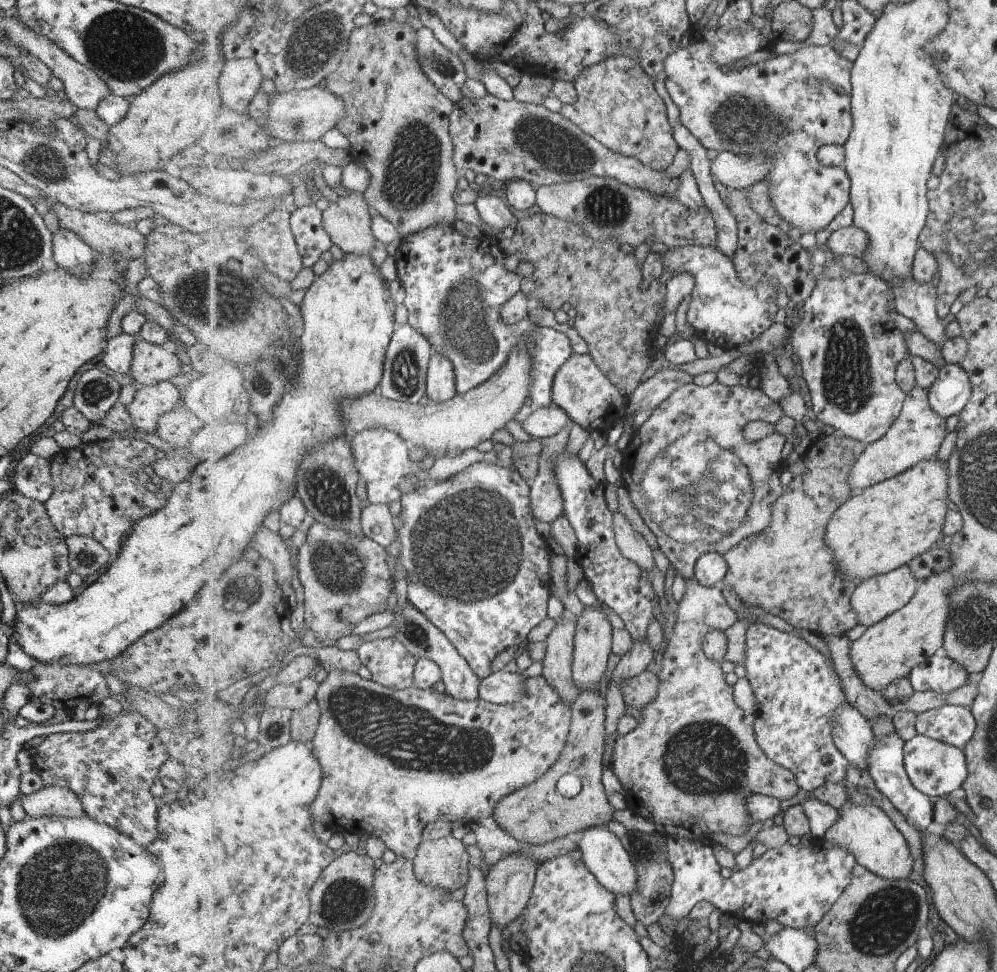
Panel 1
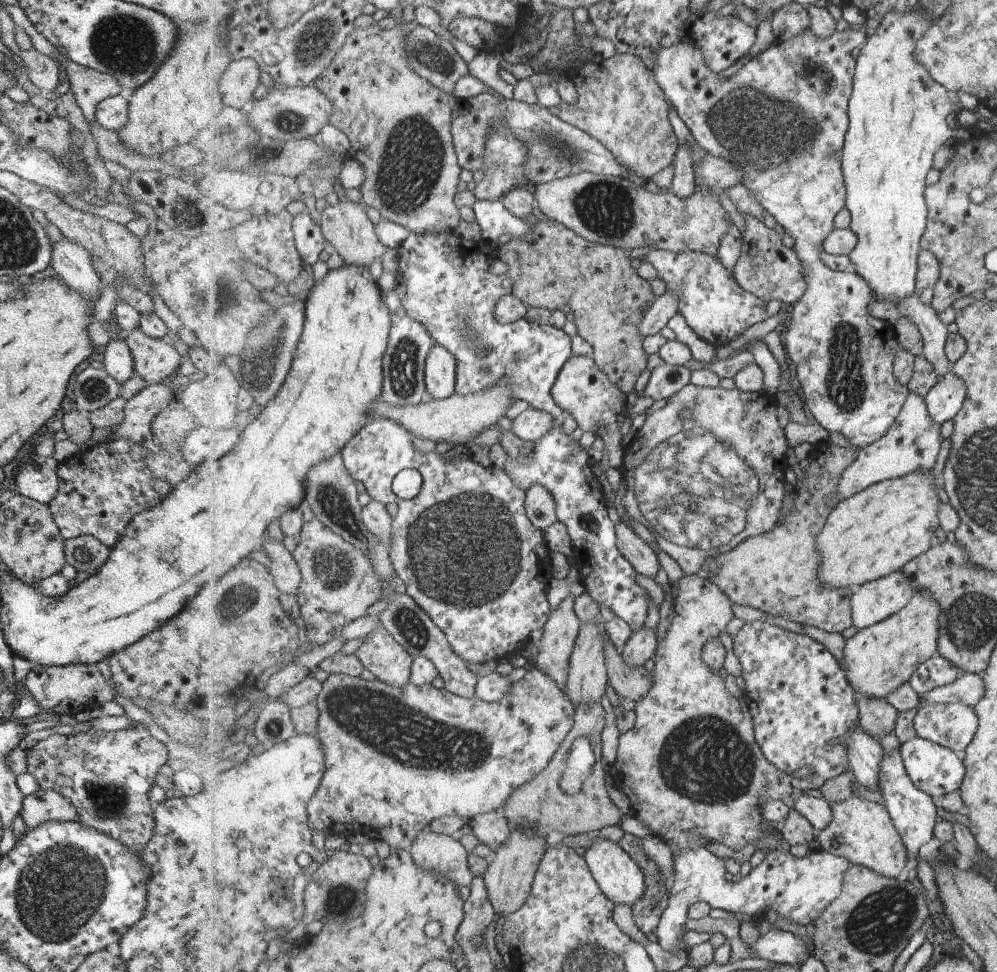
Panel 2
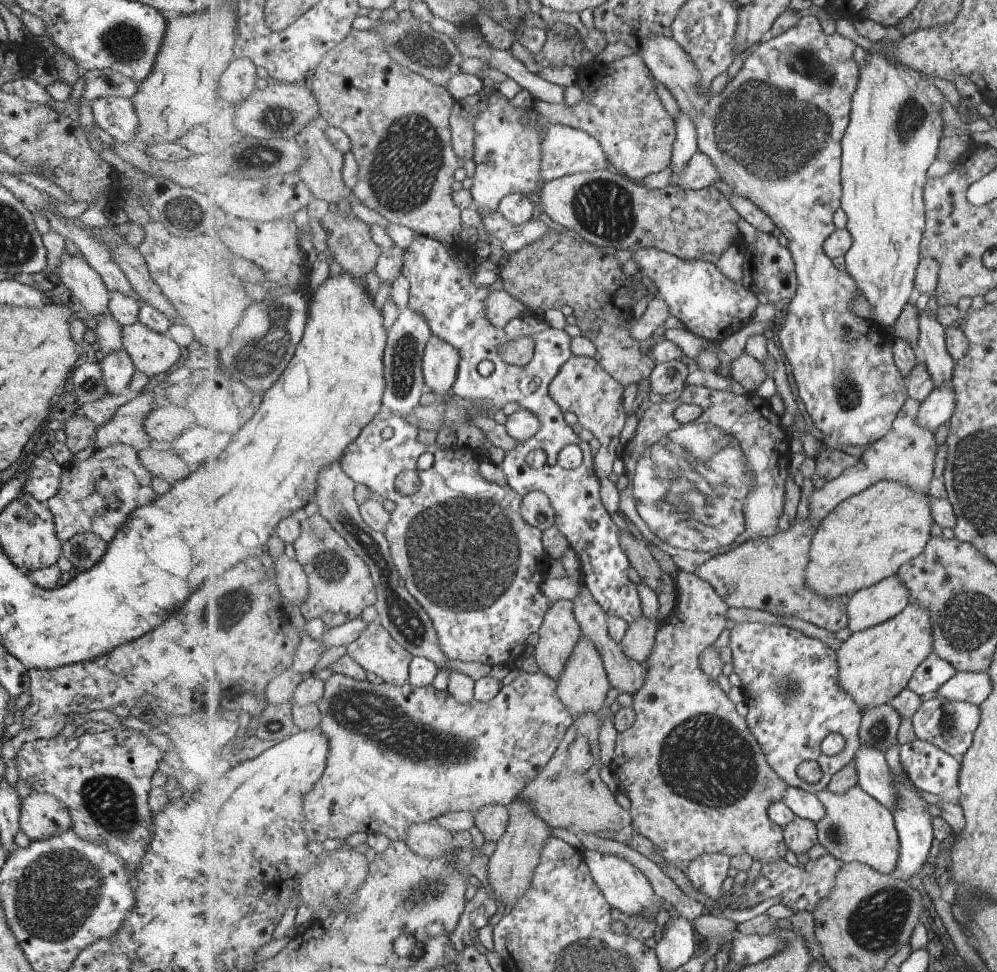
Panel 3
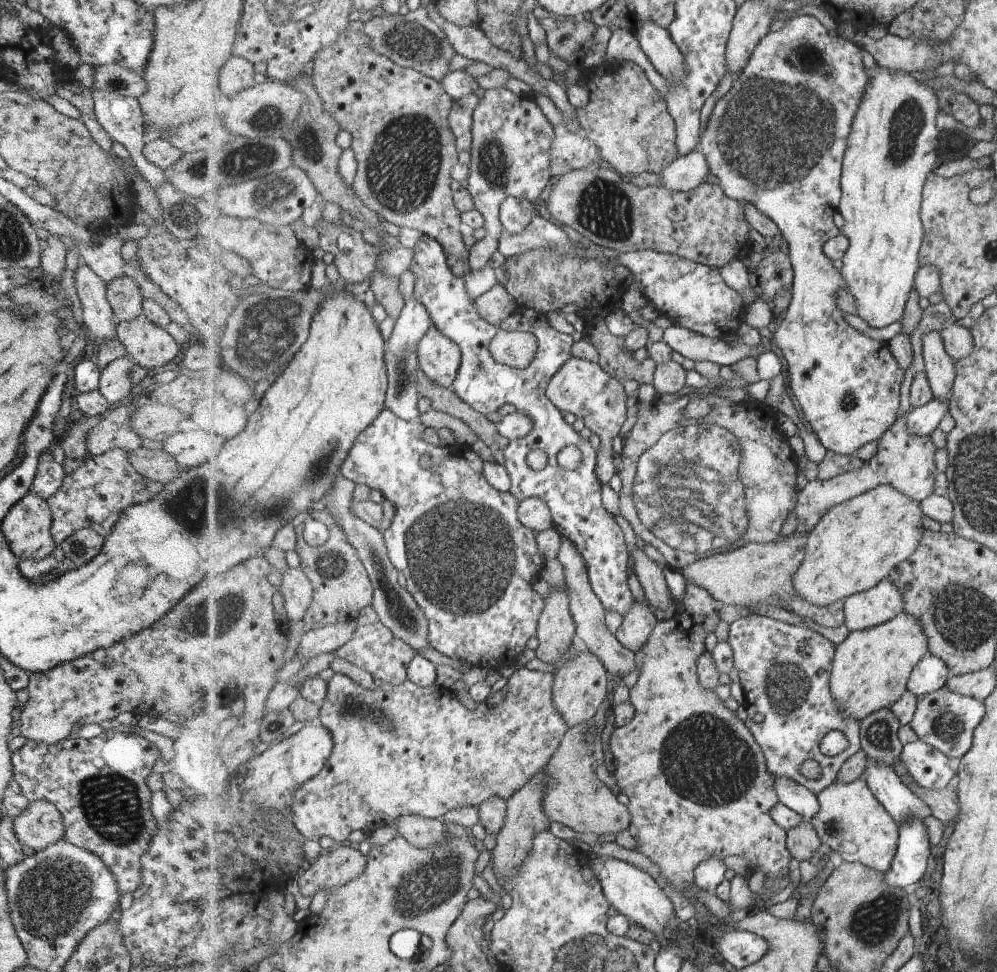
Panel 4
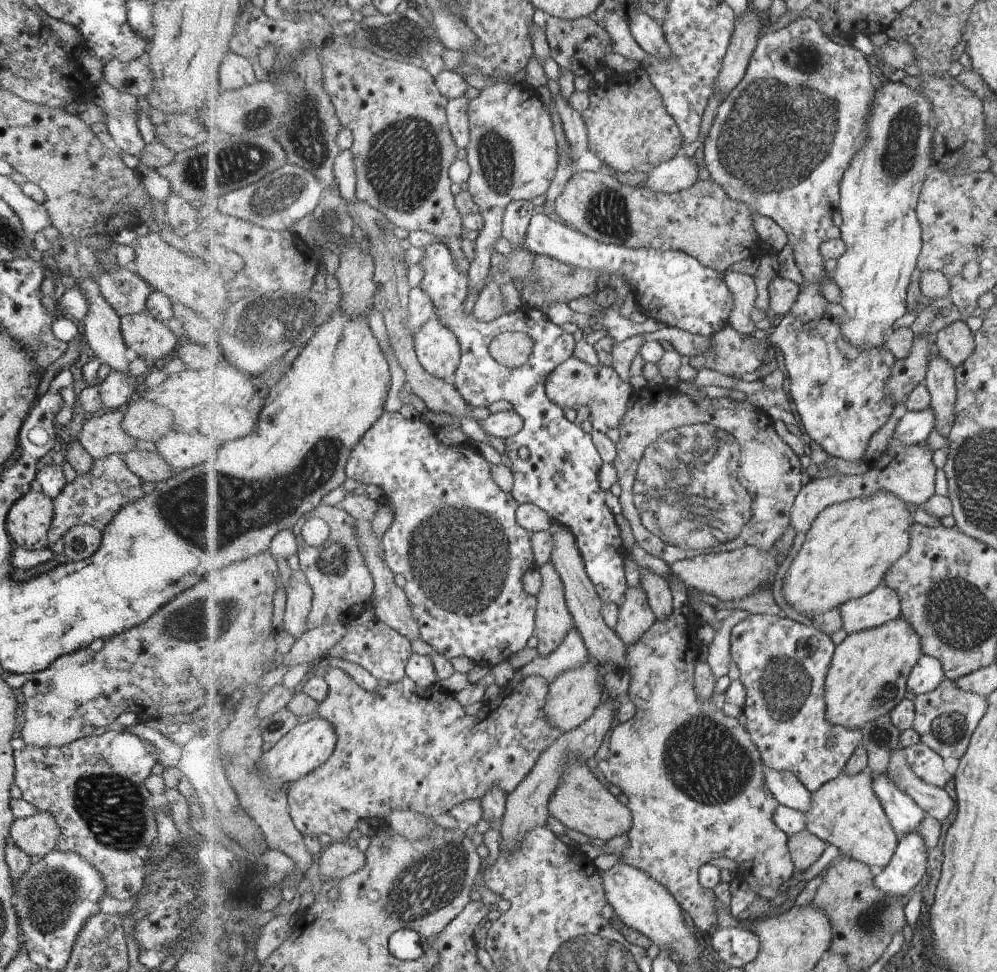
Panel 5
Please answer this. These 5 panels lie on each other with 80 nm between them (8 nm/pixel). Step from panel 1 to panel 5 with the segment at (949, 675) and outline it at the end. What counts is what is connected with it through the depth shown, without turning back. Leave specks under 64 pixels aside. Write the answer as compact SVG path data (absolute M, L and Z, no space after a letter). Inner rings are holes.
M923 655L922 659L911 671L908 690L913 697L930 693L939 688L947 678L942 661L931 655Z

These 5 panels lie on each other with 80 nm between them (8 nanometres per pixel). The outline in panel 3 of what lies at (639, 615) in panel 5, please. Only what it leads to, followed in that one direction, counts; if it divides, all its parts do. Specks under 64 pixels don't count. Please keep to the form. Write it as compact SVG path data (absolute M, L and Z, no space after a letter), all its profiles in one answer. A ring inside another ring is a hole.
M644 616L629 623L627 634L621 640L625 654L639 663L647 661L653 652L653 648L655 648L655 640L658 635L657 628L660 628L661 623L656 618L649 619Z

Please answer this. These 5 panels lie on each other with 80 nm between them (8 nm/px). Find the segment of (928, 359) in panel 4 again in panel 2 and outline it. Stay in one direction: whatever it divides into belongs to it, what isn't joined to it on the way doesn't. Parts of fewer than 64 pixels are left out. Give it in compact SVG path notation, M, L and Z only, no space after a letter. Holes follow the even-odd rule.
M919 293L904 298L898 308L903 316L919 327L924 340L923 356L935 365L939 376L943 376L953 365L946 353L950 333L932 303L925 304Z

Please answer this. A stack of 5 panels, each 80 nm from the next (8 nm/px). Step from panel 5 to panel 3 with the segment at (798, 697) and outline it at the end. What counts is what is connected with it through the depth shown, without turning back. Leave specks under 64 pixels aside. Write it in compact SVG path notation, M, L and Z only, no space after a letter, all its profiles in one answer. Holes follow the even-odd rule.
M747 621L739 623L730 634L733 671L740 677L743 698L749 710L746 719L770 765L791 787L799 787L812 793L825 790L831 779L854 760L859 747L862 746L860 728L863 714L856 700L841 686L838 652L826 642L807 636L797 627L787 625ZM831 733L841 733L845 736L845 752L835 756L823 754L821 744ZM805 760L815 760L821 767L822 777L816 783L805 782L797 776L797 768Z

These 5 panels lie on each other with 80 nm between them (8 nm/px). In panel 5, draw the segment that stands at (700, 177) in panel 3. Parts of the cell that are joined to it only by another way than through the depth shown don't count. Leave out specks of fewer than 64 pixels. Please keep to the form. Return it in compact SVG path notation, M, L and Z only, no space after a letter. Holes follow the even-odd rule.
M679 154L673 160L660 164L648 174L645 187L660 193L678 193L690 189L699 181L701 166L697 158Z

